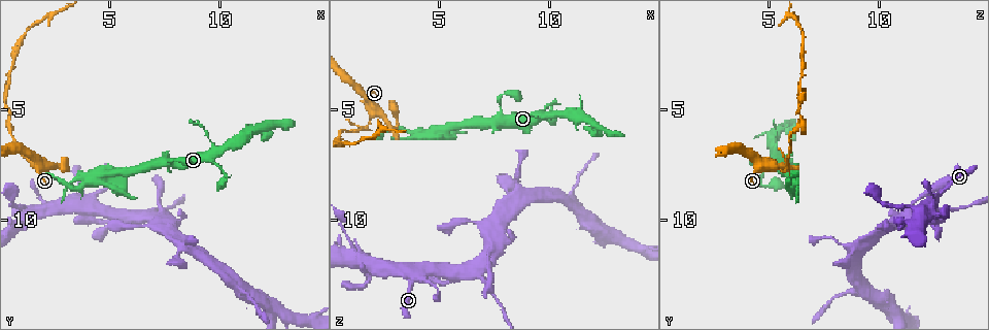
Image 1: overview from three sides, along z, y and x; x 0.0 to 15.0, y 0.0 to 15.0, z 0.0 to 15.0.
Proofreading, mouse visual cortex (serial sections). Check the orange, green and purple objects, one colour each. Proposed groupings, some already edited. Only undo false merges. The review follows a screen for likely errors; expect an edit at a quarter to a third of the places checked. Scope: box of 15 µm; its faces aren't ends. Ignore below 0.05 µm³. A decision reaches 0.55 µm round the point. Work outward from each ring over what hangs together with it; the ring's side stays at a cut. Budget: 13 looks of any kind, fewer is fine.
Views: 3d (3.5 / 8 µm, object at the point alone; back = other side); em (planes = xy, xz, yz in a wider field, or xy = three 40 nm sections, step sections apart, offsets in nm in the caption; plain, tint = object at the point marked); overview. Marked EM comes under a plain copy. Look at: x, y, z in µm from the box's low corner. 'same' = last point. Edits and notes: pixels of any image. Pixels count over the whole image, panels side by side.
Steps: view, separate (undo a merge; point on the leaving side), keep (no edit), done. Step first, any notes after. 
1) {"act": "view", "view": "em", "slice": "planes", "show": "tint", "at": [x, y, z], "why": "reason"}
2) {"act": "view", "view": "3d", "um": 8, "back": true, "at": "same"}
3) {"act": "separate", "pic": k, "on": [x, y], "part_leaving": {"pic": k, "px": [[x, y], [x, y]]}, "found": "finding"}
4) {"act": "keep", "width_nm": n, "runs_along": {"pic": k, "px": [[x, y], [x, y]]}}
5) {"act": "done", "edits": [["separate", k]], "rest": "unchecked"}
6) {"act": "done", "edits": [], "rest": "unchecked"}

{"act": "view", "view": "3d", "um": 3.5, "at": [3.9, 9.2, 12.5], "why": "small branch off a trunk"}

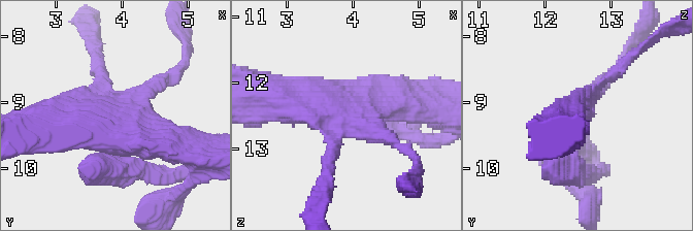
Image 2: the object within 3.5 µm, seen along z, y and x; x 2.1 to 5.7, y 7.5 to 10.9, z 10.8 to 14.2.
{"act": "view", "view": "em", "slice": "xy", "step": 1, "show": "tint", "at": [3.85, 9.10, 12.55]}

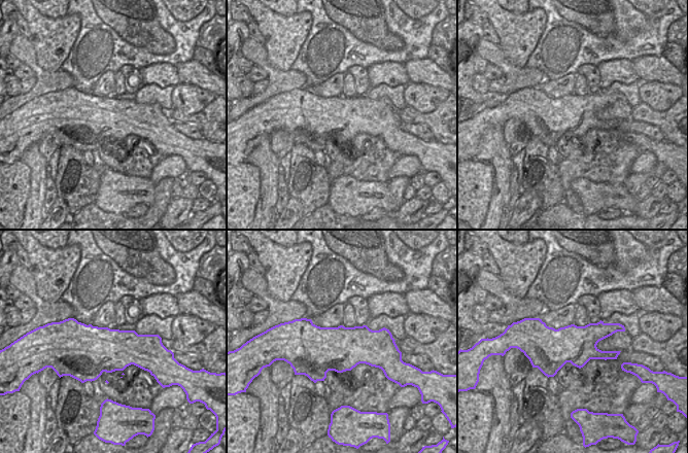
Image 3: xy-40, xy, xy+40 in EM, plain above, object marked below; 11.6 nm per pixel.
{"act": "keep", "width_nm": 550, "runs_along": {"pic": 2, "px": [[627, 61], [561, 130], [559, 143]]}, "found": "all the same cell"}

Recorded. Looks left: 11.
{"act": "view", "view": "3d", "um": 3.5, "at": [1.4, 9.4, 11.6], "why": "arms part here"}

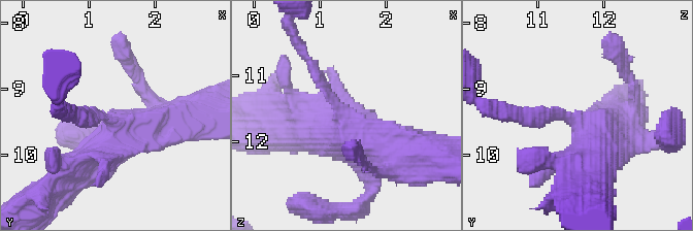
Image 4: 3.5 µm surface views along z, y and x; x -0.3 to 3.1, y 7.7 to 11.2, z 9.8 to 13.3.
{"act": "view", "view": "em", "slice": "xy", "step": 2, "show": "tint", "at": [1.35, 9.55, 11.60]}

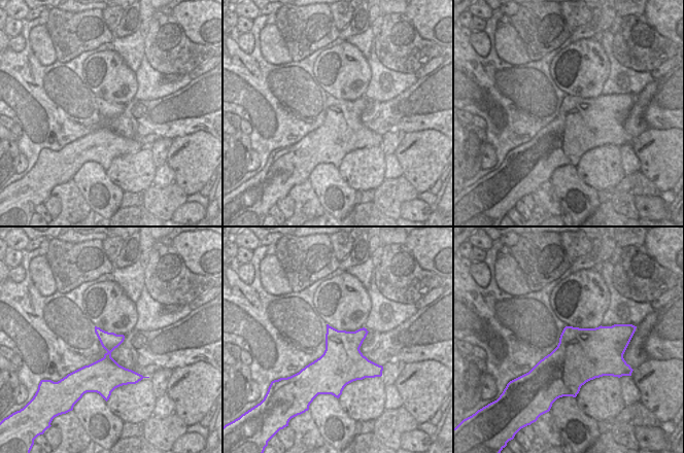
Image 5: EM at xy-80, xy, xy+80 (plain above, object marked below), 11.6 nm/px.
{"act": "keep", "runs_along": {"pic": 4, "px": [[183, 118], [123, 130], [68, 177]]}, "found": "continuous, no second cell"}

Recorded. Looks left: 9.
{"act": "view", "view": "3d", "um": 3.5, "at": [1.8, 7.8, 5.7]}

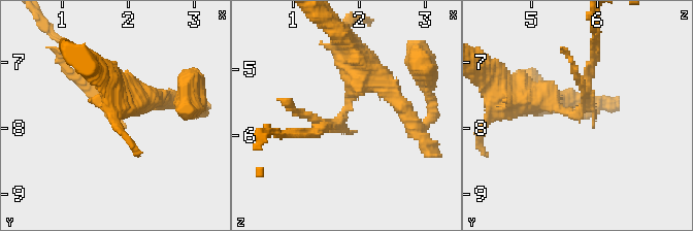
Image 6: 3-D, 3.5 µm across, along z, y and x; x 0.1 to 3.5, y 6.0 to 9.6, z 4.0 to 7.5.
{"act": "view", "view": "em", "slice": "xy", "step": 3, "show": "tint", "at": [1.75, 7.80, 5.65]}

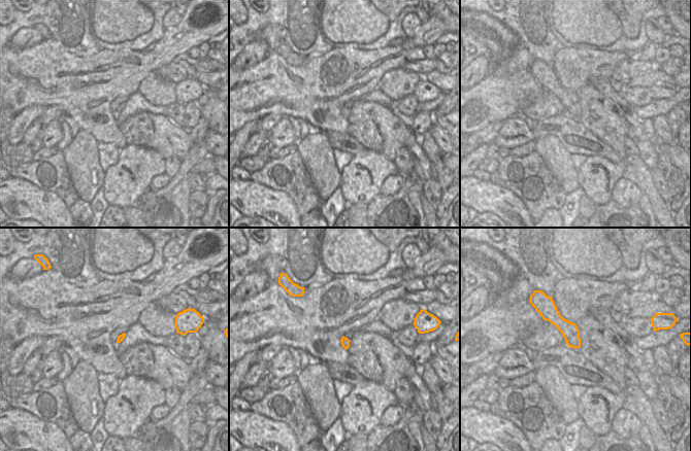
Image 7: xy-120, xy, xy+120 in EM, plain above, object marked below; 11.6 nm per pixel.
{"act": "separate", "pic": 6, "on": [88, 89], "width_nm": 100, "part_leaving": {"pic": 6, "px": [[342, 112], [324, 128], [292, 133]]}, "found": "a second cell is stuck on"}

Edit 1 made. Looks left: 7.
{"act": "view", "view": "overview"}

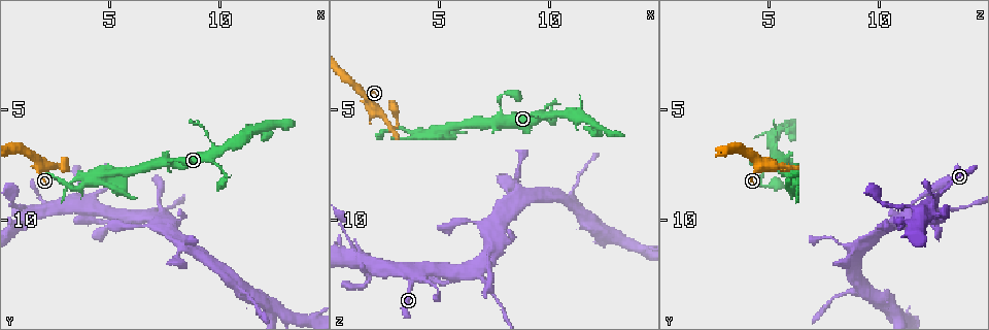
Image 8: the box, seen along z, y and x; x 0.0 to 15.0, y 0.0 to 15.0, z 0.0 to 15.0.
{"act": "view", "view": "3d", "um": 3.5, "at": [4.7, 8.1, 6.1], "why": "a narrow waist"}

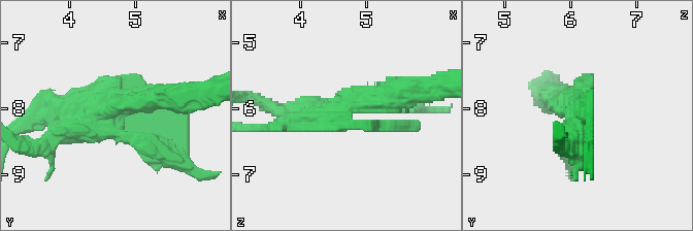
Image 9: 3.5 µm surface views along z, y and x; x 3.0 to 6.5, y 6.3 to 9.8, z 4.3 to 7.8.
{"act": "view", "view": "em", "slice": "xy", "step": 2, "show": "tint", "at": [4.55, 8.00, 6.10]}

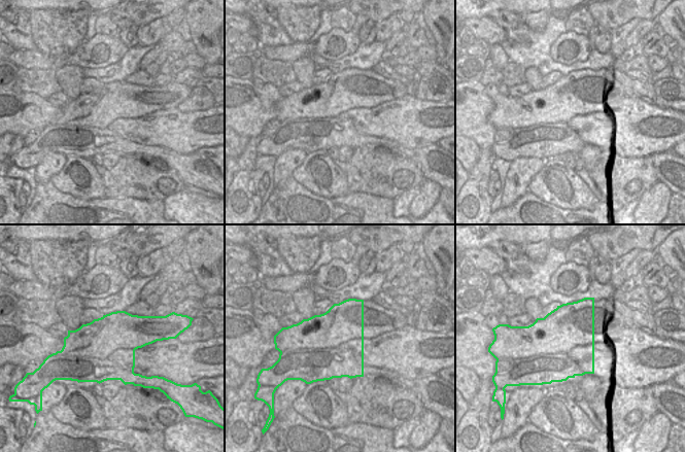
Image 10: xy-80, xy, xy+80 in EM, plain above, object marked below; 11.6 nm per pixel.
{"act": "separate", "pic": 9, "on": [571, 157], "part_leaving": {"pic": 9, "px": [[89, 121], [28, 150]]}, "found": "a second cell is stuck on"}

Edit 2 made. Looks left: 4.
{"act": "view", "view": "3d", "um": 8, "at": [8.6, 11.3, 8.5], "why": "sudden change in width"}

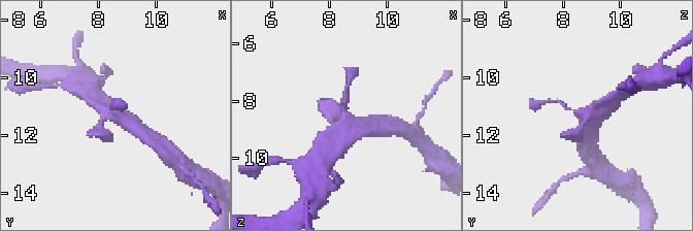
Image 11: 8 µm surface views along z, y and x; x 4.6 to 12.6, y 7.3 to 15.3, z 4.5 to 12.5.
{"act": "view", "view": "em", "slice": "xy", "step": 5, "show": "tint", "at": [8.7, 11.1, 8.6], "arm_widths_nm": [150, 500]}

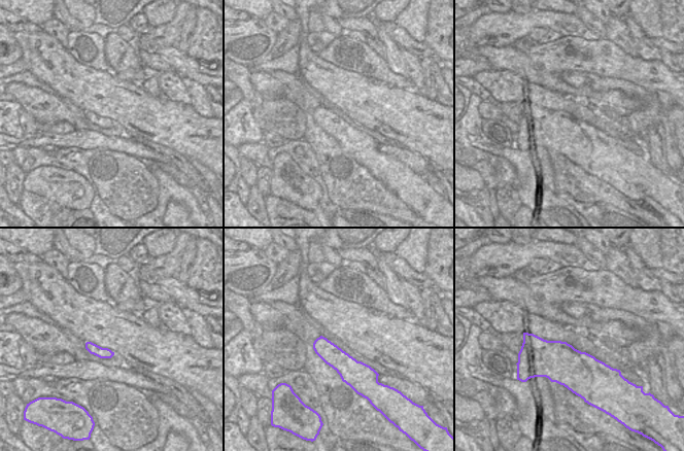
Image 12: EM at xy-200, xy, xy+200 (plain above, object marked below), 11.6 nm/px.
{"act": "keep", "runs_along": {"pic": 11, "px": [[603, 111], [575, 112], [554, 101]]}, "found": "all the same cell"}

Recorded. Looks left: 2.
{"act": "done", "edits": [["separate", 6], ["separate", 9]], "rest": "unchecked"}

